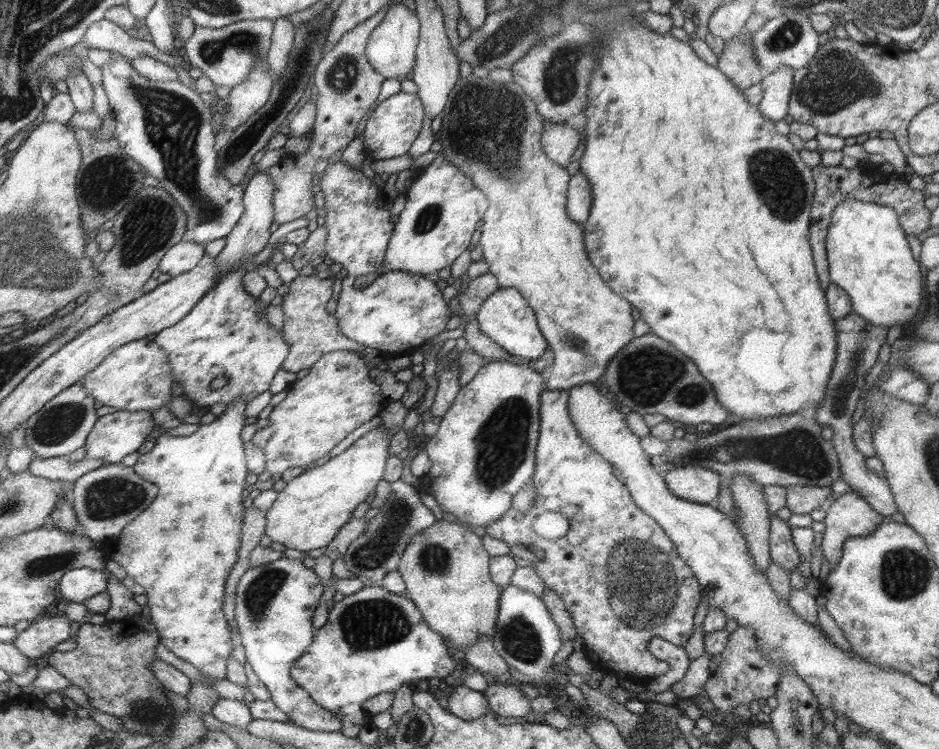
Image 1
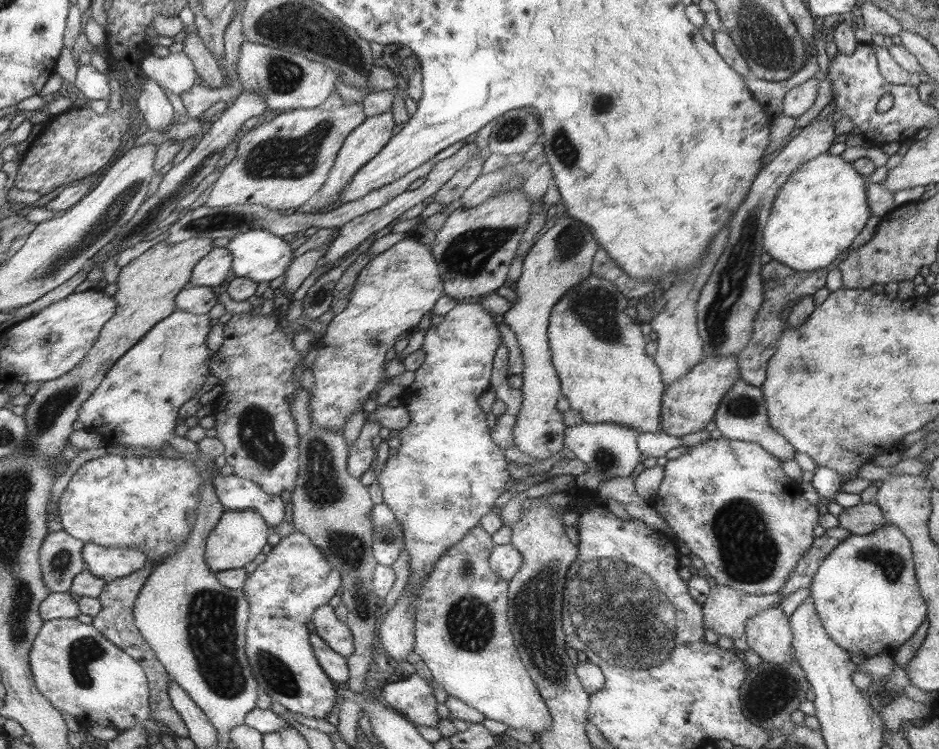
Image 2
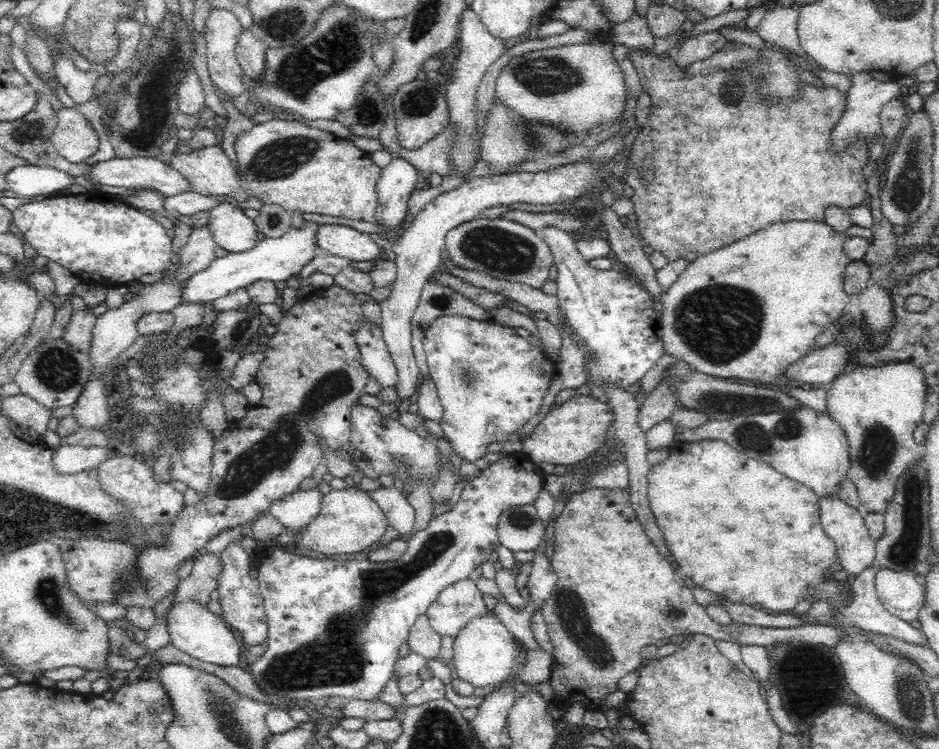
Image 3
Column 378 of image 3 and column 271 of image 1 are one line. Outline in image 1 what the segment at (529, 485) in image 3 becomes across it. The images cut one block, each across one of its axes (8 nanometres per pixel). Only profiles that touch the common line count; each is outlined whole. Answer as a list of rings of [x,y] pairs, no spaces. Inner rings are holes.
[[[283,557],[269,564],[250,568],[237,586],[236,628],[238,628],[239,634],[238,641],[246,650],[246,666],[254,669],[256,676],[268,687],[272,695],[271,701],[286,714],[289,720],[296,726],[314,732],[338,732],[343,728],[341,718],[316,703],[315,699],[291,677],[292,666],[307,652],[306,648],[315,641],[312,616],[314,616],[314,608],[318,606],[324,591],[322,581],[300,560]]]

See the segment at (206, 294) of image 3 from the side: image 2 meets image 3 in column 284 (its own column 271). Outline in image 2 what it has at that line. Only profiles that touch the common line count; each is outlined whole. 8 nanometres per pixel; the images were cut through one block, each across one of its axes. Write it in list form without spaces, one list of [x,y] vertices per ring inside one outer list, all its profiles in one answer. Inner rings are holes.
[[[252,229],[248,232],[236,233],[227,244],[227,249],[234,255],[232,272],[237,277],[244,277],[257,282],[270,282],[286,273],[294,258],[290,242],[280,235],[272,234],[264,229]]]

